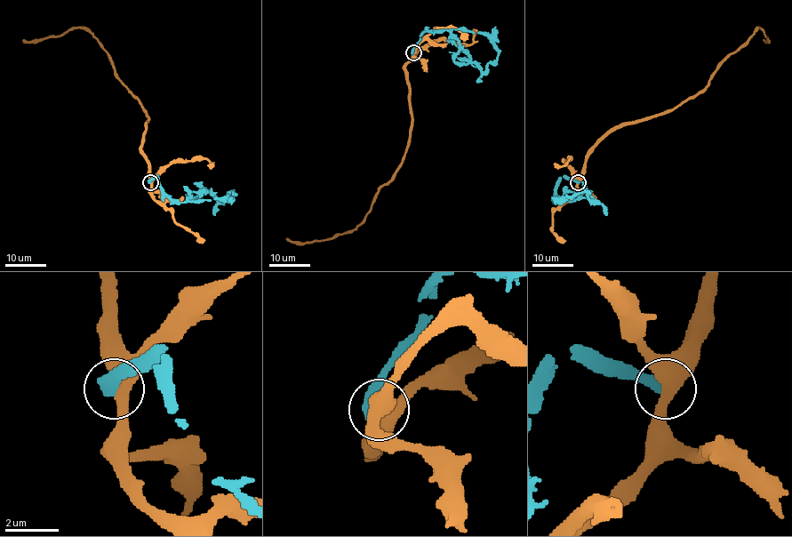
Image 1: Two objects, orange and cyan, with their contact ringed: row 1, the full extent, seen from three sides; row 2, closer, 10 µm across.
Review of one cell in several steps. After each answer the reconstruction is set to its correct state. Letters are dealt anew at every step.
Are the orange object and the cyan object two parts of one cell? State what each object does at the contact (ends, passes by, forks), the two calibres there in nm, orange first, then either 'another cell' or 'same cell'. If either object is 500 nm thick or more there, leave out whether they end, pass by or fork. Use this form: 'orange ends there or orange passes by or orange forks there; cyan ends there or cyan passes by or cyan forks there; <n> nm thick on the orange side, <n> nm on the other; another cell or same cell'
500 nm thick on the orange side, 550 nm on the other; another cell

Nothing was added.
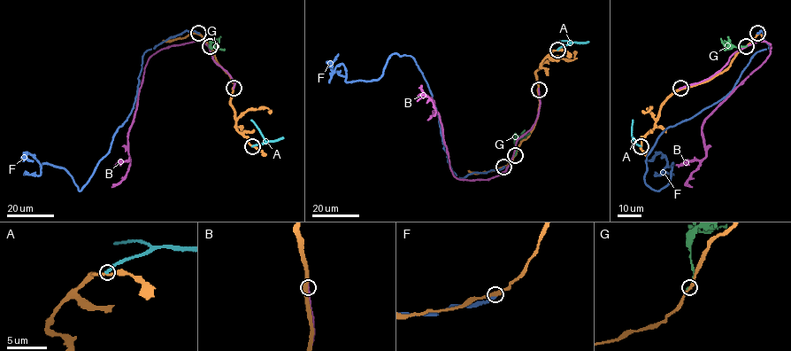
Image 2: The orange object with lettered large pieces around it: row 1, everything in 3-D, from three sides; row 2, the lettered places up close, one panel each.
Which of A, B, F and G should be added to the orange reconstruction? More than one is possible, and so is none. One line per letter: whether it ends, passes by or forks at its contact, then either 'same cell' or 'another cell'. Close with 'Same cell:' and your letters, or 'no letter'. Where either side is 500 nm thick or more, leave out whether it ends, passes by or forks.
A: it ends there; another cell
B: it ends there; another cell
F: it ends there; another cell
G: it ends there; another cell
Same cell: no letter

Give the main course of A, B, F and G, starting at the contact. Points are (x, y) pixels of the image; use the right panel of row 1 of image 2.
A: (641, 146), (633, 141), (632, 136), (633, 120)
B: (680, 88), (709, 78), (745, 47), (771, 46), (705, 120), (705, 155), (687, 179), (692, 187)
F: (757, 33), (768, 49), (734, 87), (648, 155), (651, 188), (672, 164), (655, 175), (673, 175)
G: (746, 46), (729, 48), (721, 38)

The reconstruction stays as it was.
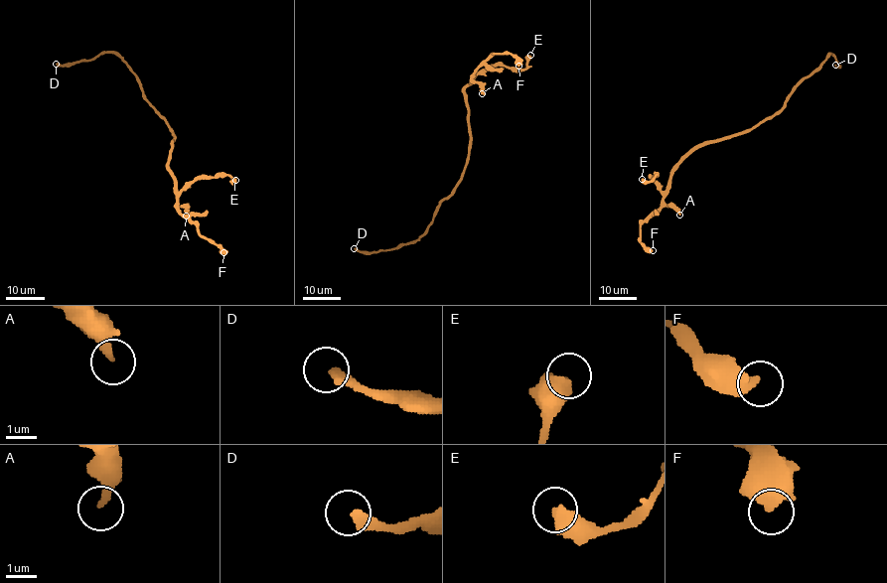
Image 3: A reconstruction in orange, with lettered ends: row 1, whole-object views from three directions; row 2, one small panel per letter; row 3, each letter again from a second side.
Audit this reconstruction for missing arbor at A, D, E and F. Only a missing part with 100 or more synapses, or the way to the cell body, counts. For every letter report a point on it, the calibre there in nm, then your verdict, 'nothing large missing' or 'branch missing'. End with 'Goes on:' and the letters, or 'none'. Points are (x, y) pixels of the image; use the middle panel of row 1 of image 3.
A: place (482, 93); calibre 240 nm; nothing large missing
D: place (354, 248); calibre 260 nm; branch missing
E: place (530, 55); calibre 600 nm; nothing large missing
F: place (518, 66); calibre 650 nm; nothing large missing
Goes on: D

